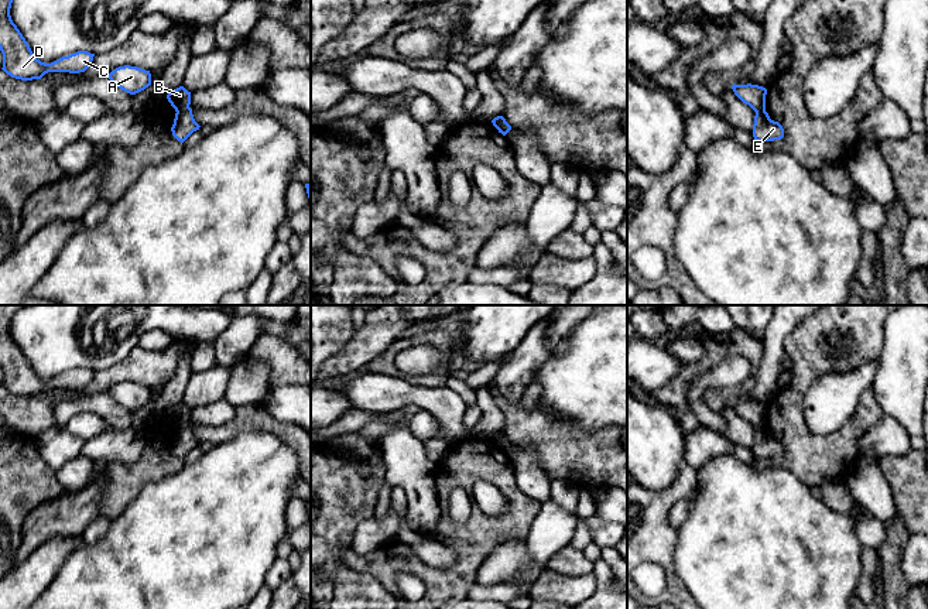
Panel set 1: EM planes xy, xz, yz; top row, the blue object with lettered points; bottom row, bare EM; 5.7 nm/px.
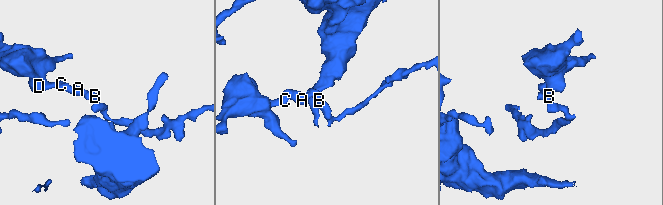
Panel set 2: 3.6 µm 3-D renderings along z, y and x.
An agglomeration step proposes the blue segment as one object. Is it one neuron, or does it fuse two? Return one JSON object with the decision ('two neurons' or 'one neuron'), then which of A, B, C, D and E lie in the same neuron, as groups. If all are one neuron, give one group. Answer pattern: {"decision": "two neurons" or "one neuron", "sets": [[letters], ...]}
{"decision": "two neurons", "sets": [["A", "B", "C", "D"], ["E"]]}

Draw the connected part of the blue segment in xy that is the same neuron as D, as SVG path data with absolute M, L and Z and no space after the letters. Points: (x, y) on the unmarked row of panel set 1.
M0 305L0 367L3 370L3 387L21 397L41 396L48 389L85 389L95 370L78 367L51 380L37 376L10 332L13 317L28 305Z

